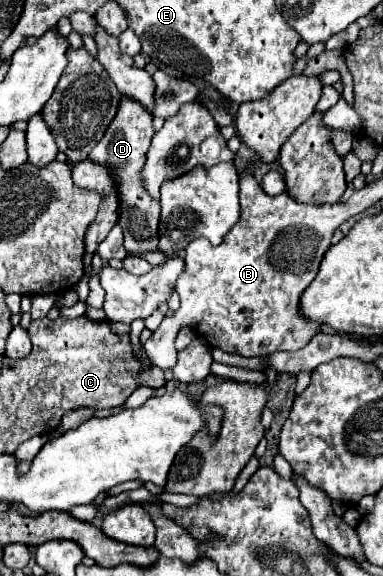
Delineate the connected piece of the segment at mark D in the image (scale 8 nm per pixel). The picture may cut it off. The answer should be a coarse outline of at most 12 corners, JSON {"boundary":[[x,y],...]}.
{"boundary":[[122,100],[90,152],[112,174],[128,254],[158,252],[160,202],[142,186],[152,116]]}

